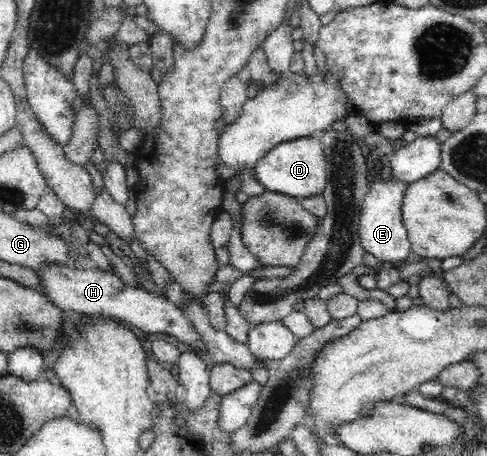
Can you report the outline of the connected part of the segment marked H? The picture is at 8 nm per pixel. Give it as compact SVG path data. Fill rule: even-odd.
M42 263L36 271L40 278L40 292L46 300L52 302L63 311L77 311L85 315L103 315L118 322L130 323L148 335L170 335L180 343L188 345L195 351L206 353L206 342L200 333L192 326L192 322L180 311L180 307L170 303L165 296L150 293L142 285L127 285L119 276L105 272L97 267L58 265L57 263Z

